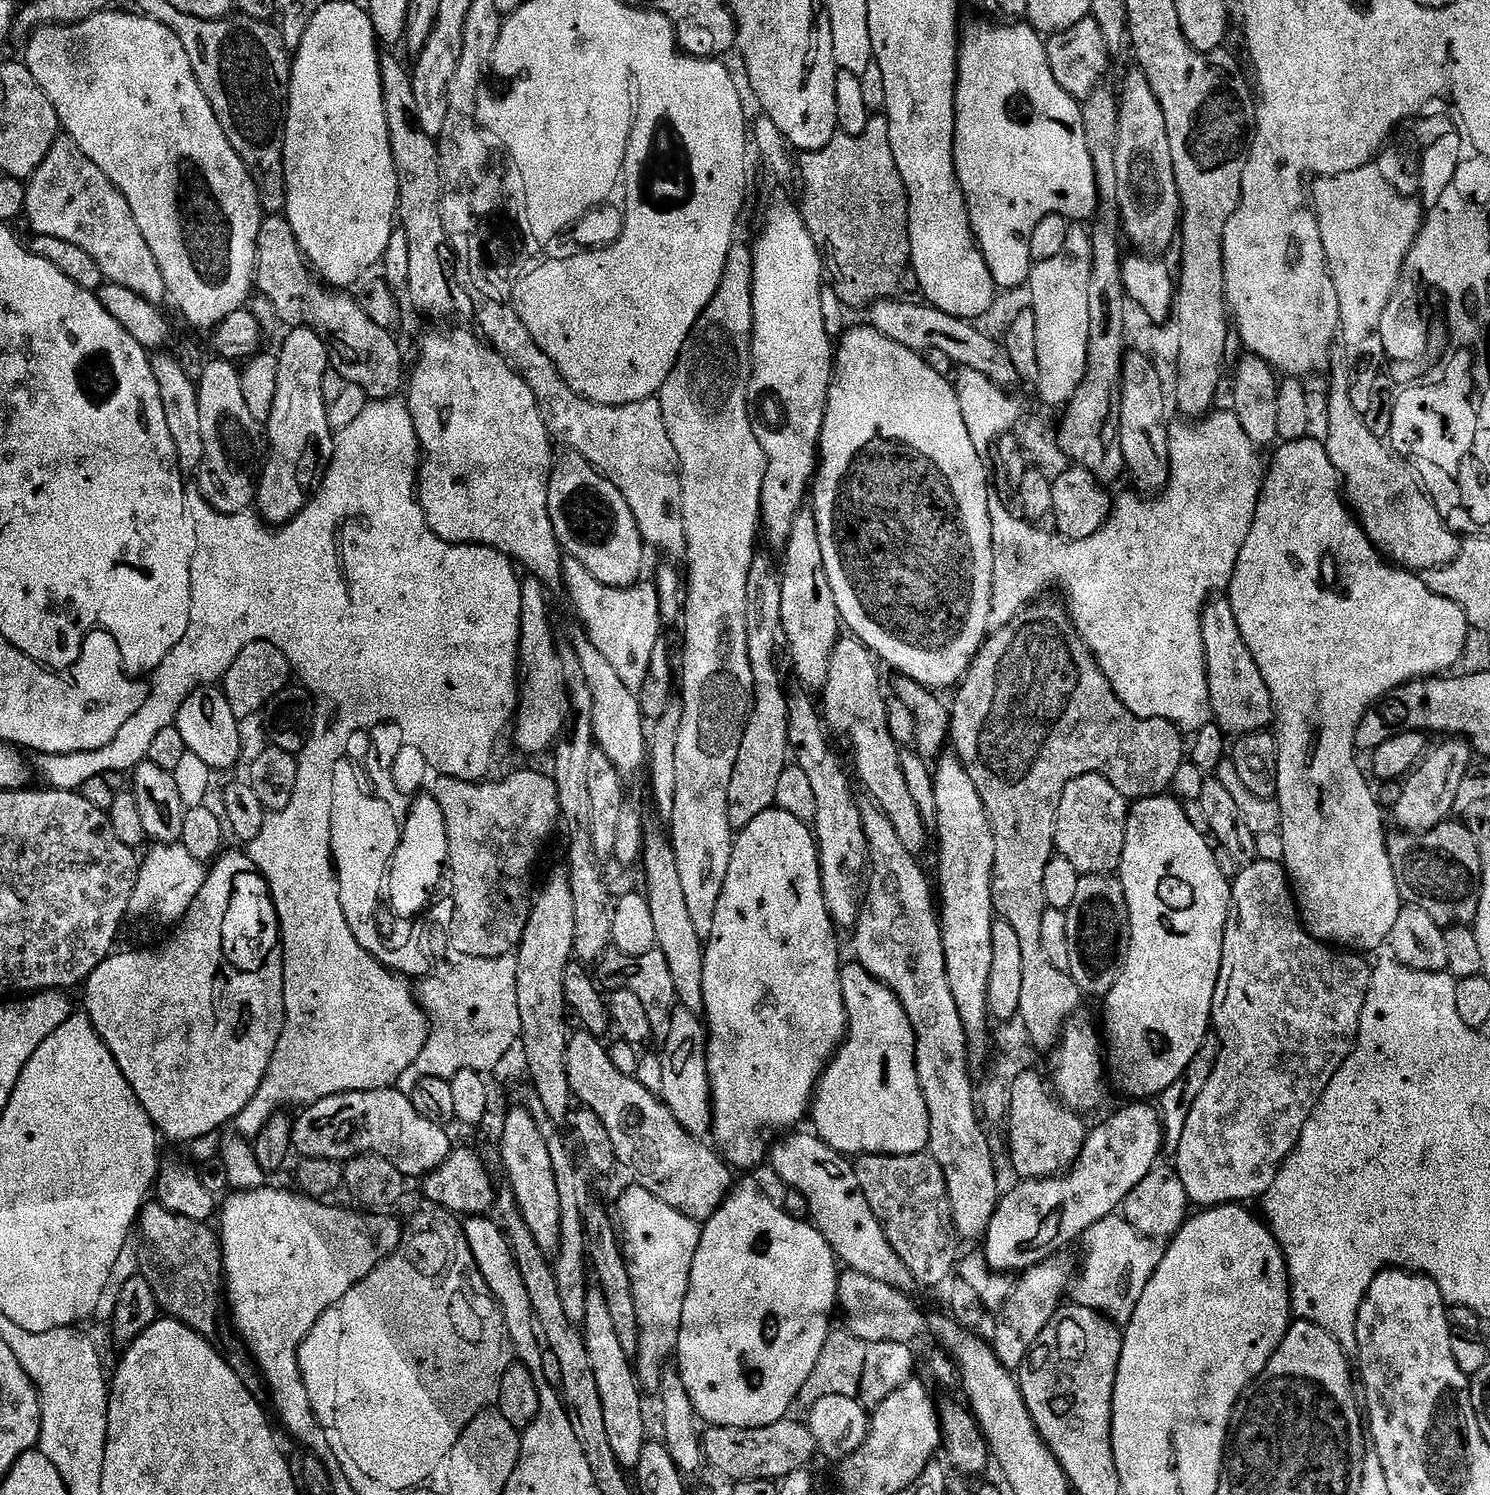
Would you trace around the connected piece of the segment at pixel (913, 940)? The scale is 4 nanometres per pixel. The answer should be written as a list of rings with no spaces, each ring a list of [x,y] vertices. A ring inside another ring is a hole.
[[[864,798],[859,801],[860,817],[862,818],[862,830],[866,834],[866,842],[868,843],[868,866],[869,873],[866,877],[866,895],[863,904],[860,905],[860,917],[856,920],[854,935],[856,935],[856,956],[855,963],[862,965],[864,969],[874,978],[878,978],[882,983],[896,995],[898,1002],[902,1002],[902,1006],[906,1010],[906,1018],[910,1018],[910,1026],[914,1026],[914,1034],[916,1035],[916,1069],[918,1070],[918,1082],[922,1094],[926,1098],[926,1110],[930,1114],[930,1138],[928,1139],[927,1151],[938,1162],[938,1166],[942,1166],[942,1174],[946,1178],[946,1190],[950,1194],[950,1206],[952,1207],[952,1221],[956,1227],[956,1235],[961,1241],[976,1240],[983,1241],[986,1230],[990,1226],[990,1218],[994,1218],[994,1210],[997,1202],[1000,1201],[1000,1194],[995,1182],[994,1162],[990,1146],[988,1145],[988,1135],[985,1125],[982,1123],[981,1117],[978,1115],[978,1092],[972,1088],[973,1073],[968,1067],[968,1043],[966,1042],[966,1030],[962,1026],[962,1018],[958,1014],[958,1006],[954,1003],[954,994],[950,994],[950,978],[946,978],[946,958],[942,950],[942,934],[940,933],[940,918],[938,915],[937,905],[934,903],[934,888],[928,885],[928,876],[920,869],[921,861],[917,857],[910,854],[910,850],[906,850],[902,846],[898,833],[894,831],[894,826],[890,823],[890,818],[886,818],[884,811],[875,804],[871,799]]]

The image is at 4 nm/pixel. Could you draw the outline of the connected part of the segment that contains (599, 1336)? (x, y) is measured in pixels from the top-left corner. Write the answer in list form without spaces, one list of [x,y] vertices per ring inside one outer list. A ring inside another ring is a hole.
[[[599,1287],[588,1289],[586,1298],[586,1318],[582,1325],[586,1354],[590,1354],[590,1363],[594,1369],[594,1379],[598,1381],[598,1398],[602,1398],[602,1411],[606,1418],[610,1447],[614,1449],[614,1458],[625,1470],[635,1470],[638,1457],[646,1443],[644,1437],[644,1404],[640,1401],[642,1389],[636,1380],[633,1361],[622,1350],[618,1333],[614,1330],[610,1310],[606,1306],[606,1298]]]

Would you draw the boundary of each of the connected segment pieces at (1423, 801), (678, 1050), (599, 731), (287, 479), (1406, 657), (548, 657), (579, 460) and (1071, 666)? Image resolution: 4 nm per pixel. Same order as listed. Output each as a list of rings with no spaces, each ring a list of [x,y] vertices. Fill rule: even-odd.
[[[1448,738],[1431,749],[1403,781],[1402,799],[1394,809],[1401,829],[1409,834],[1429,832],[1434,826],[1445,823],[1453,815],[1458,798],[1458,786],[1466,778],[1466,770],[1474,763],[1472,745],[1463,738]]]
[[[676,1007],[660,1048],[660,1088],[658,1095],[691,1134],[707,1137],[712,1130],[712,1087],[708,1077],[708,1041],[706,1026],[697,1013]]]
[[[578,630],[570,636],[572,648],[577,652],[578,662],[584,671],[590,697],[593,698],[593,734],[595,743],[610,758],[620,775],[631,778],[645,771],[648,762],[648,741],[646,739],[646,719],[640,712],[637,693],[626,690],[622,678],[610,666],[610,661],[603,657],[584,630]]]
[[[305,327],[291,329],[282,343],[284,345],[278,351],[278,394],[274,394],[274,410],[266,421],[266,459],[258,477],[255,502],[259,515],[272,526],[287,524],[308,504],[322,472],[320,451],[324,447],[327,449],[334,440],[333,430],[328,424],[328,405],[322,398],[322,378],[330,367],[327,344],[314,329]]]
[[[1313,438],[1289,440],[1281,443],[1276,457],[1267,465],[1264,482],[1261,486],[1261,496],[1258,498],[1257,510],[1254,513],[1250,534],[1246,534],[1246,546],[1242,546],[1242,554],[1238,554],[1236,569],[1232,571],[1232,583],[1226,589],[1226,598],[1232,603],[1234,618],[1238,622],[1238,630],[1242,630],[1242,638],[1246,646],[1250,646],[1250,654],[1254,654],[1254,662],[1258,662],[1258,670],[1262,670],[1262,678],[1266,678],[1266,686],[1272,695],[1274,709],[1274,735],[1276,738],[1276,795],[1274,797],[1280,806],[1280,837],[1284,843],[1283,866],[1288,871],[1288,878],[1296,898],[1296,907],[1304,929],[1315,940],[1322,944],[1335,946],[1340,950],[1351,950],[1356,954],[1376,952],[1389,943],[1389,936],[1402,909],[1398,882],[1394,878],[1394,866],[1390,866],[1388,853],[1388,836],[1384,832],[1384,817],[1386,812],[1376,800],[1373,785],[1368,785],[1369,777],[1360,773],[1360,764],[1356,761],[1356,731],[1358,722],[1386,694],[1390,694],[1398,686],[1409,684],[1412,680],[1423,680],[1429,676],[1447,673],[1464,656],[1464,647],[1468,644],[1470,625],[1464,616],[1464,611],[1454,602],[1434,594],[1424,585],[1423,579],[1411,571],[1405,570],[1381,556],[1370,538],[1360,526],[1360,521],[1350,511],[1346,497],[1342,491],[1342,481],[1336,472],[1334,462],[1330,462],[1330,454],[1323,443]]]
[[[529,575],[520,585],[522,618],[520,619],[520,663],[522,683],[518,688],[518,703],[514,713],[516,744],[524,752],[544,752],[553,747],[564,730],[564,719],[569,715],[570,697],[568,680],[559,657],[558,637],[552,633],[548,617],[546,585],[536,576]]]
[[[571,450],[563,453],[565,456],[552,465],[552,477],[548,483],[548,509],[550,522],[554,522],[554,534],[558,538],[561,549],[569,557],[577,559],[586,570],[598,581],[611,588],[631,588],[641,583],[644,572],[644,551],[646,545],[638,530],[638,522],[634,522],[634,510],[622,498],[618,486],[610,482],[576,452]]]
[[[1033,602],[1029,604],[1009,624],[995,629],[985,639],[983,646],[980,647],[980,653],[973,658],[972,664],[968,668],[968,673],[965,674],[963,680],[960,681],[958,687],[955,689],[954,695],[956,695],[956,701],[951,701],[950,704],[950,715],[952,717],[952,731],[950,733],[951,747],[964,764],[964,768],[970,776],[971,781],[974,782],[974,787],[978,790],[978,794],[981,796],[981,800],[988,812],[990,826],[993,828],[994,870],[992,871],[992,907],[995,915],[1001,921],[1009,923],[1011,929],[1015,931],[1015,936],[1019,937],[1019,946],[1022,950],[1022,998],[1019,1001],[1019,1016],[1023,1022],[1026,1022],[1030,1042],[1035,1051],[1040,1054],[1042,1052],[1045,1052],[1045,1054],[1051,1053],[1056,1048],[1064,1033],[1064,1028],[1081,1011],[1079,1008],[1080,1000],[1082,1001],[1080,988],[1072,981],[1071,975],[1068,972],[1058,970],[1058,966],[1054,966],[1050,962],[1050,958],[1046,958],[1046,950],[1042,950],[1042,918],[1044,917],[1044,913],[1049,909],[1046,893],[1043,889],[1043,878],[1046,875],[1047,864],[1054,857],[1054,849],[1056,847],[1056,815],[1058,814],[1058,806],[1062,802],[1062,794],[1066,790],[1066,786],[1070,782],[1074,782],[1074,778],[1082,778],[1086,774],[1098,772],[1111,782],[1114,790],[1118,790],[1118,794],[1128,797],[1129,801],[1135,802],[1137,800],[1145,800],[1151,796],[1162,796],[1171,789],[1174,776],[1180,764],[1186,760],[1186,742],[1184,746],[1185,737],[1182,735],[1180,729],[1168,720],[1143,720],[1134,714],[1130,714],[1130,710],[1126,710],[1126,706],[1122,706],[1118,694],[1114,694],[1114,690],[1110,686],[1106,674],[1098,666],[1095,656],[1085,646],[1084,640],[1076,635],[1076,628],[1072,624],[1072,617],[1067,607],[1063,603],[1044,603]],[[1020,656],[1025,656],[1028,661],[1025,664],[1020,664]]]

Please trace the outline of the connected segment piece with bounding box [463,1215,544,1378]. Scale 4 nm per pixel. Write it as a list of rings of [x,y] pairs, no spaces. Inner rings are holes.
[[[487,1215],[473,1216],[463,1221],[464,1233],[470,1242],[470,1250],[478,1262],[478,1270],[482,1278],[490,1286],[490,1290],[496,1295],[500,1309],[504,1315],[504,1324],[508,1327],[508,1338],[511,1347],[516,1347],[516,1352],[522,1364],[532,1372],[536,1378],[542,1377],[544,1364],[540,1361],[540,1348],[542,1352],[542,1340],[538,1335],[538,1329],[532,1319],[532,1307],[530,1306],[530,1294],[526,1294],[526,1286],[522,1283],[522,1274],[518,1274],[518,1266],[514,1262],[512,1247],[508,1239],[504,1237],[504,1229],[495,1219]]]

